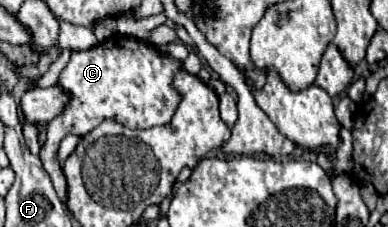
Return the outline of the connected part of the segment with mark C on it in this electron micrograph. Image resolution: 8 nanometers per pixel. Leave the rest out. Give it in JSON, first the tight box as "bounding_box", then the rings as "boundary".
{"bounding_box":[40,33,182,201],"boundary":[[[114,33],[110,39],[88,51],[72,53],[68,65],[58,77],[58,85],[68,93],[68,103],[62,113],[48,123],[44,149],[40,151],[44,169],[50,173],[54,189],[62,201],[66,201],[66,179],[54,159],[60,141],[72,131],[92,131],[104,119],[114,119],[128,129],[148,129],[170,123],[182,99],[172,85],[178,71],[182,71],[182,61],[160,53],[158,47],[146,41],[120,37],[120,33]]]}

